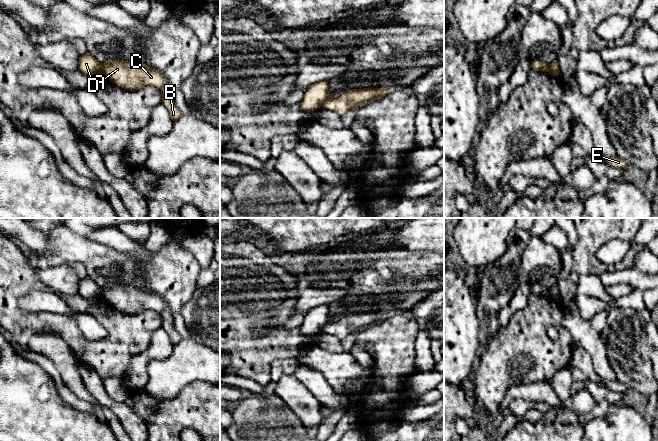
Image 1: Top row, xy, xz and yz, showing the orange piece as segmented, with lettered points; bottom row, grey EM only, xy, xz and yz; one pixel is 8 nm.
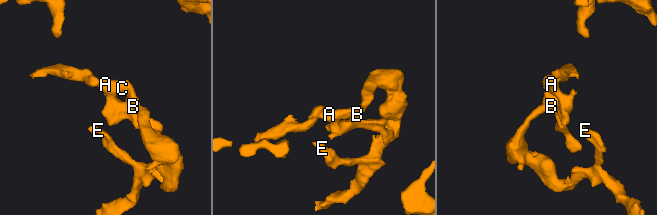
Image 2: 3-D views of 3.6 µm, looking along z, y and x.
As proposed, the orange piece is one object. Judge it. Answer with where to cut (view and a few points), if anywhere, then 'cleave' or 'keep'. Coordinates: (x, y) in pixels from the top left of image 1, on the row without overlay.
cut xy (101, 287), (101, 295), (99, 297); cleave

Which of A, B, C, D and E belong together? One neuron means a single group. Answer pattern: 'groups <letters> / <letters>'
groups A B C E / D

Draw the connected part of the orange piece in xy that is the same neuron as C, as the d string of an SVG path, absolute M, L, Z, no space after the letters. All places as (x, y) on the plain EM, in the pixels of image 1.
M116 283L101 287L101 299L108 302L118 311L129 315L138 314L145 310L157 311L161 314L161 327L168 333L173 346L183 338L176 331L173 313L167 307L164 299L140 285Z

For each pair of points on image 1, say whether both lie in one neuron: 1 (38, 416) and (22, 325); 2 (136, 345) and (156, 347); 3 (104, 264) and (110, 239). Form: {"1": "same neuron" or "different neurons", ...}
{"1": "different neurons", "2": "different neurons", "3": "different neurons"}

